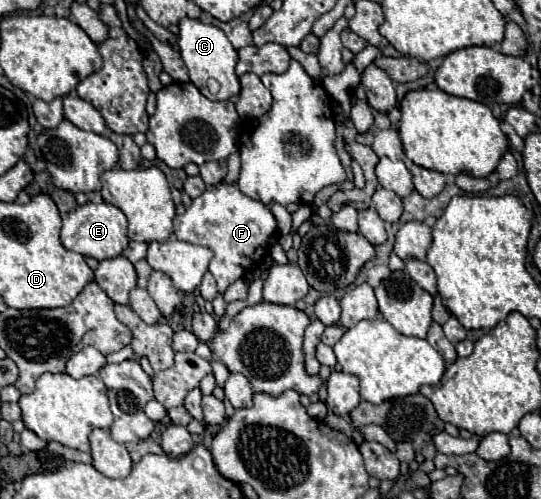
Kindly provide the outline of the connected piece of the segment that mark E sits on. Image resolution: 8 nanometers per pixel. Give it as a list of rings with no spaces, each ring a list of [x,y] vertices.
[[[86,202],[84,206],[78,206],[70,214],[66,214],[60,238],[68,250],[74,250],[82,256],[92,256],[96,260],[106,260],[106,258],[120,256],[128,246],[126,230],[128,230],[128,220],[120,208],[106,202],[102,204]]]

